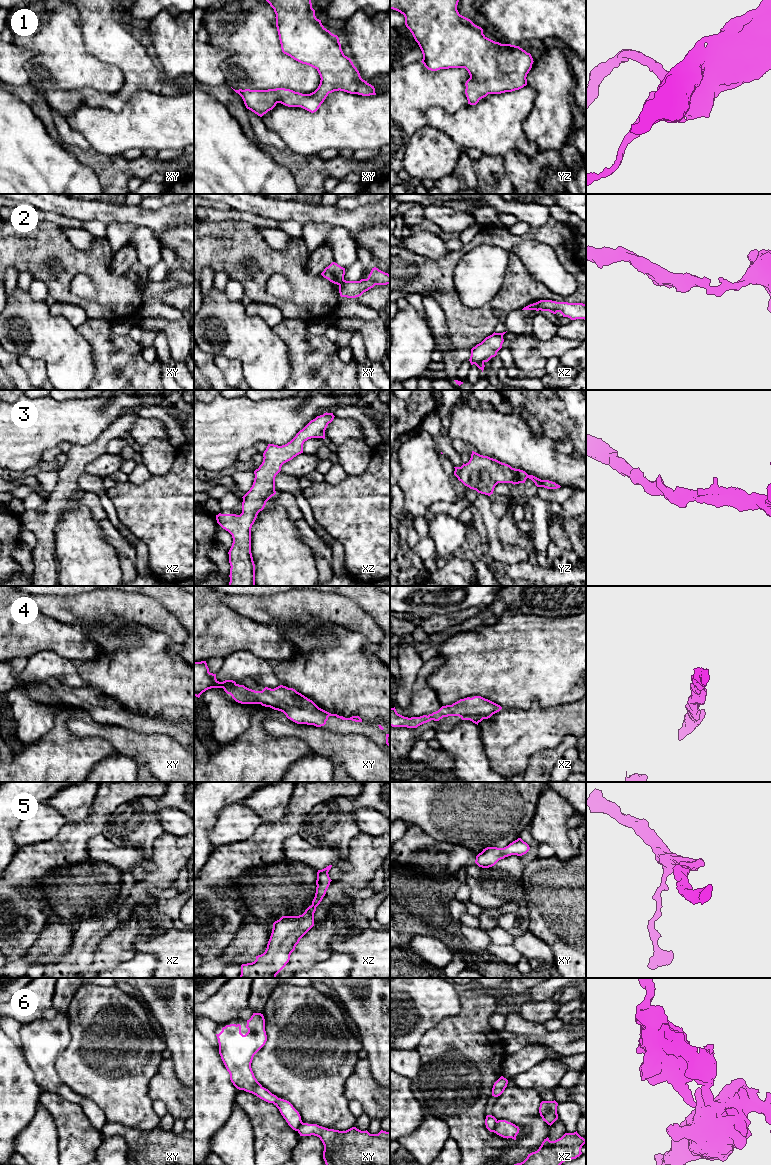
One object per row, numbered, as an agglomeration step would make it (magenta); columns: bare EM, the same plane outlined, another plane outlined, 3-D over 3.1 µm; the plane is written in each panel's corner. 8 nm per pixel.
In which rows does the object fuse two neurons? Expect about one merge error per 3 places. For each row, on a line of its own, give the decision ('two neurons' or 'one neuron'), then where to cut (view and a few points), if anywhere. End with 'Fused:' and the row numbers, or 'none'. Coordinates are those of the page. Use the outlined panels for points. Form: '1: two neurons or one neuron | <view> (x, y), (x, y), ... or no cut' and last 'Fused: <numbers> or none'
1: one neuron | no cut
2: two neurons | xz (536, 303), (534, 309)
3: one neuron | no cut
4: one neuron | no cut
5: one neuron | no cut
6: two neurons | xz (497, 1121), (494, 1132)
Fused: 2, 6

